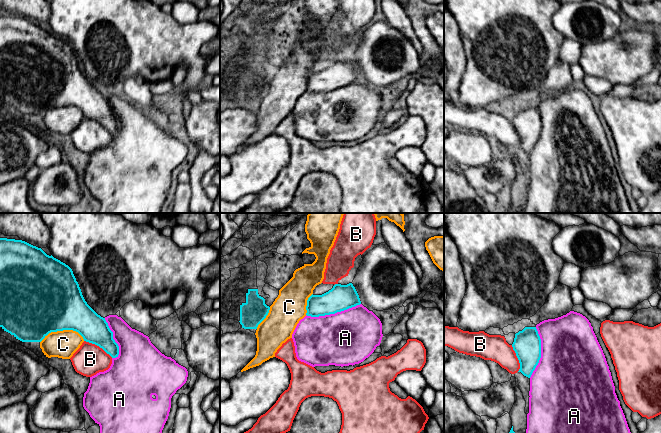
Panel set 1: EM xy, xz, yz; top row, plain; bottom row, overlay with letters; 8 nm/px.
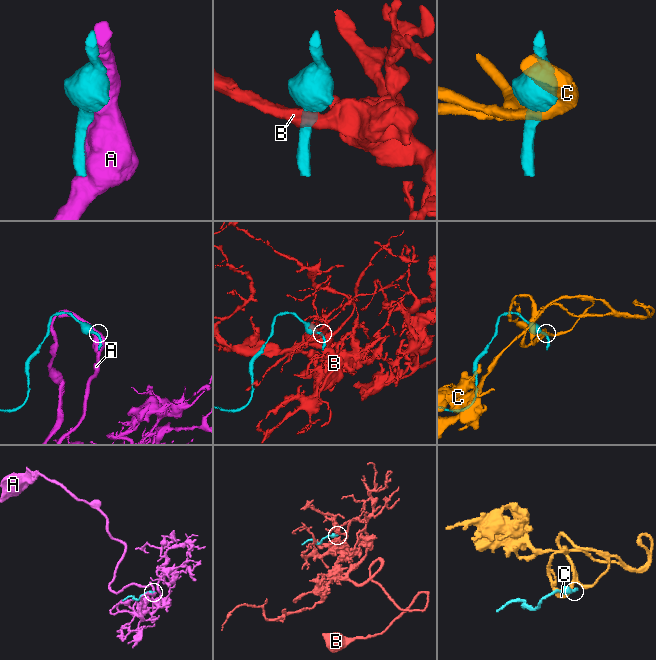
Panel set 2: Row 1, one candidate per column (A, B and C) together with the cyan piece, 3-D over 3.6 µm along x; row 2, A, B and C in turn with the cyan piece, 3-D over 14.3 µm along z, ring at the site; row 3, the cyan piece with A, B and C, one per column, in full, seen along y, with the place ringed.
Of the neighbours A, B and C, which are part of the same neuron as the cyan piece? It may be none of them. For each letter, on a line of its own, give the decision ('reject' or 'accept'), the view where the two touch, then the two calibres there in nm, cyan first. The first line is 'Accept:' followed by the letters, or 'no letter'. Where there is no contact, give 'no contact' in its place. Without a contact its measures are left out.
Accept: A
A: accept | xz | 200/440 nm
B: reject | xy | 220/240 nm
C: reject | xy | 480/220 nm

